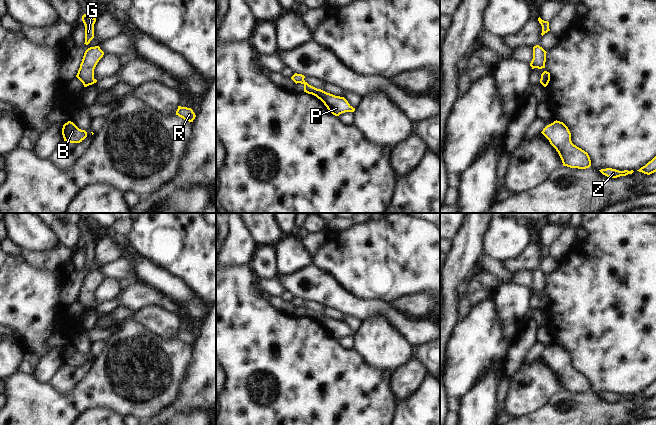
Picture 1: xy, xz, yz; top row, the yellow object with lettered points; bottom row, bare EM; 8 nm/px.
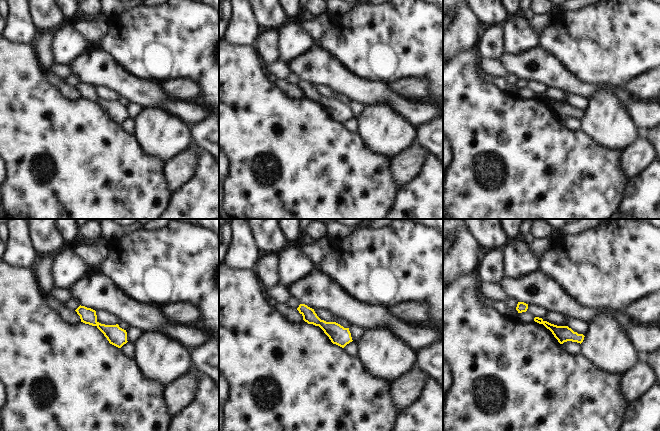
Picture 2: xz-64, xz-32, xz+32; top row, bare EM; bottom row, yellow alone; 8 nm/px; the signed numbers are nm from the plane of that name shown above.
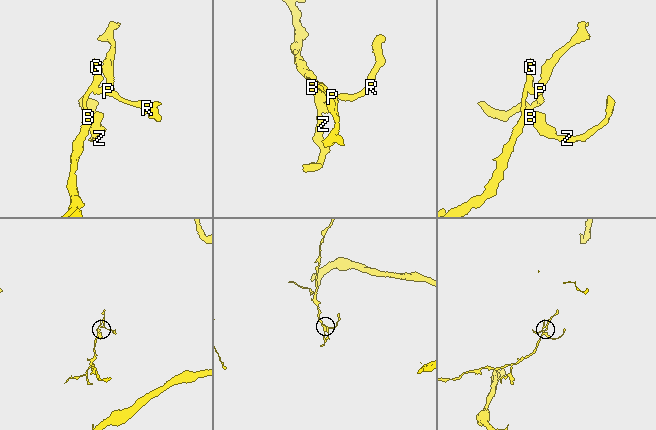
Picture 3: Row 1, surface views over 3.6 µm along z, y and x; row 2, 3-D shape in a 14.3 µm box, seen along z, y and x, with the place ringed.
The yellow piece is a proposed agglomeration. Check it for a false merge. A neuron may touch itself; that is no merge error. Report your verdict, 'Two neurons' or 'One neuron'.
One neuron

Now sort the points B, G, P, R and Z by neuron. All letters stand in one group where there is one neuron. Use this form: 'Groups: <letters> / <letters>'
Groups: B G P R Z

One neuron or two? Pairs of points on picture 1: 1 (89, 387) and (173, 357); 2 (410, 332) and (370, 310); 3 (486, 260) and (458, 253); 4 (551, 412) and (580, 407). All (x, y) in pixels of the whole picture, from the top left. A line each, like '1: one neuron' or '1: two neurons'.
1: one neuron
2: one neuron
3: two neurons
4: one neuron

